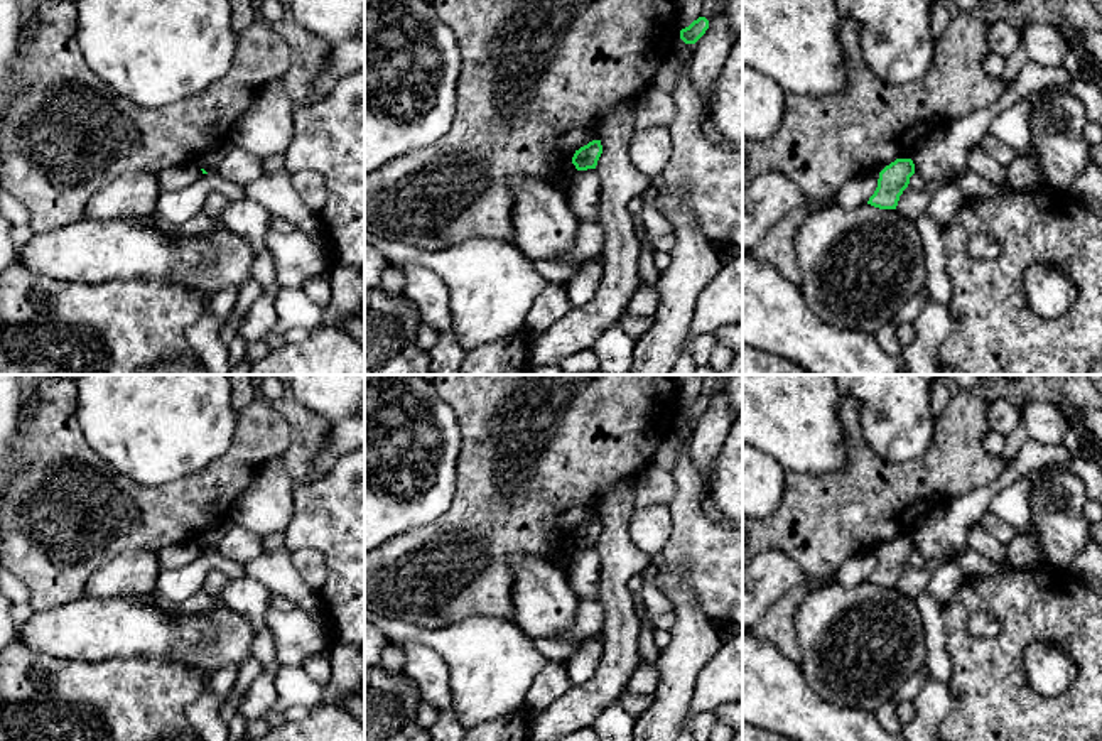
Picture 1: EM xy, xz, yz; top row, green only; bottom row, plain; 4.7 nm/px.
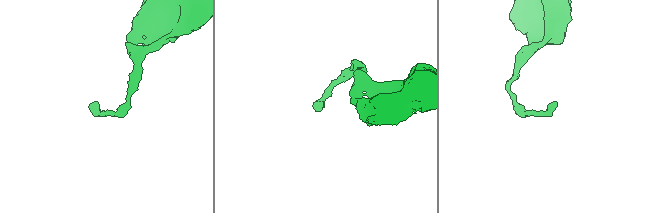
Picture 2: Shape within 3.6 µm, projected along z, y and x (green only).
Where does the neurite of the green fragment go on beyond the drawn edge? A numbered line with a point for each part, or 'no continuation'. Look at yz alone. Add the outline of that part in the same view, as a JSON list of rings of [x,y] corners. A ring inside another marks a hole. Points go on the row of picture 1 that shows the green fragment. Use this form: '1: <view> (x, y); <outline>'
no continuation

